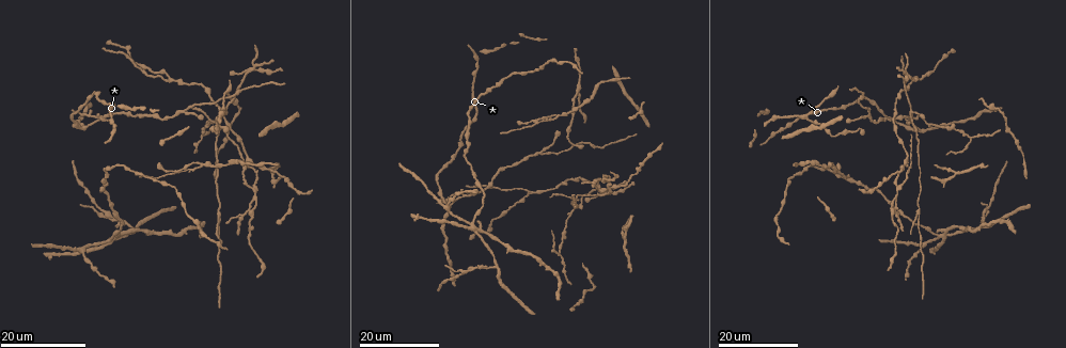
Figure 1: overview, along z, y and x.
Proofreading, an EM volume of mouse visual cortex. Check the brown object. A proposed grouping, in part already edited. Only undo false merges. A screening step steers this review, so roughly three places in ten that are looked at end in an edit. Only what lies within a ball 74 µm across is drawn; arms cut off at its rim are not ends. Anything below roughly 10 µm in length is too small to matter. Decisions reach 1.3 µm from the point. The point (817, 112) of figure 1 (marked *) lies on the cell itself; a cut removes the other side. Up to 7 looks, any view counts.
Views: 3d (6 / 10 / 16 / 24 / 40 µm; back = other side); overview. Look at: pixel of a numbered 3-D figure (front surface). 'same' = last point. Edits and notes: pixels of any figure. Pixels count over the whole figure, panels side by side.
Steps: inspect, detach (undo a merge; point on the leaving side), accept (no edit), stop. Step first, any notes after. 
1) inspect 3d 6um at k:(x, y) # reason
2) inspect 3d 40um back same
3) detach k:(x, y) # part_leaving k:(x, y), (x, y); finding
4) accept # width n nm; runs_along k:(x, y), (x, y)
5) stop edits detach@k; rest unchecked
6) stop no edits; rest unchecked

inspect 3d 16um at 1:(540, 151) # three-way junction

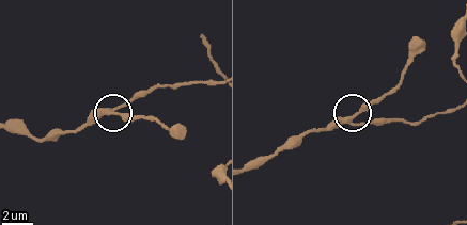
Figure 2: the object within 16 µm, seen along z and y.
inspect 3d 6um at 2:(352, 120)

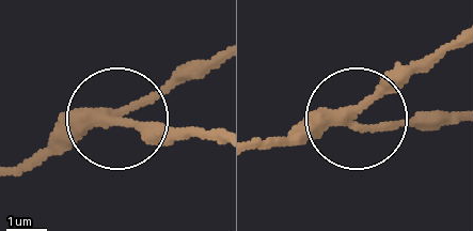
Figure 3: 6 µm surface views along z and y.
inspect 3d 6um back at 3:(361, 115) # from behind

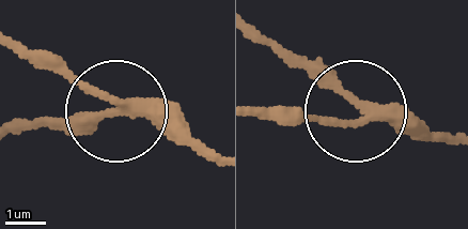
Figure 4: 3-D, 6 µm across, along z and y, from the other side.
accept # width 230 nm; runs_along 4:(455, 140), (415, 137), (374, 110), (265, 120); all the same cell

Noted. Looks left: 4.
inspect 3d 24um at 1:(250, 70) # four arms meet

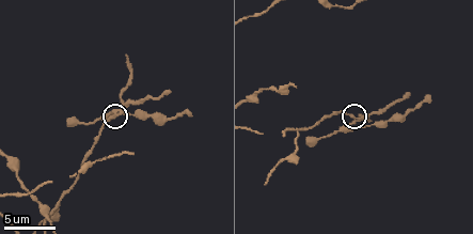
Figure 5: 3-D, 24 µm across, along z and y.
inspect 3d 10um at 5:(116, 111) # zoom in

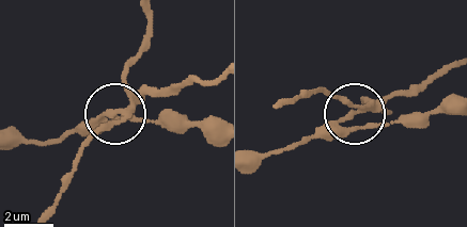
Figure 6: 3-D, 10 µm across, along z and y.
detach 6:(327, 91) # two cells meet here

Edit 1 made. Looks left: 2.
inspect 3d 16um at 1:(528, 190)

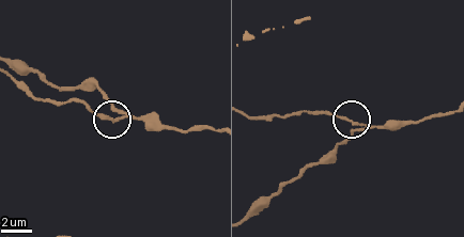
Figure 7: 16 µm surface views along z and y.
inspect 3d 10um at 7:(118, 118) # closer look

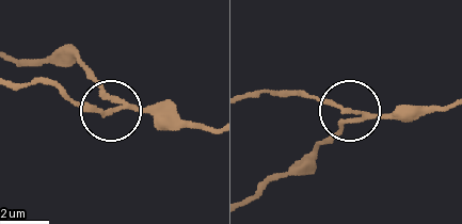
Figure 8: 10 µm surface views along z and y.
accept # one cell here

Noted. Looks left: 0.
stop edits detach@6; rest unchecked

